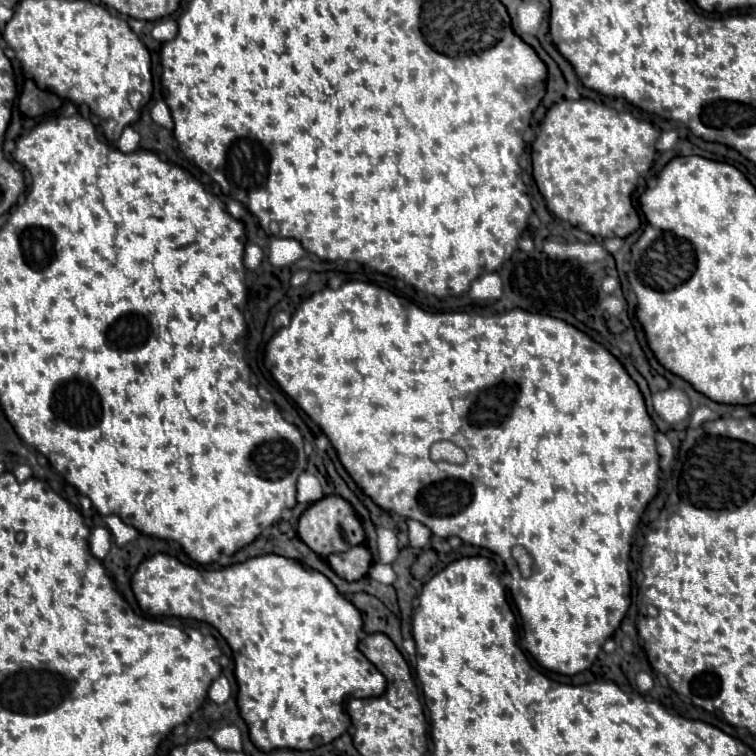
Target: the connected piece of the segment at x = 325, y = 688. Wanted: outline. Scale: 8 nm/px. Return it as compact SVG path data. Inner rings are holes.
M156 553L140 563L132 577L132 591L144 615L198 619L220 631L234 651L240 715L250 729L250 739L262 751L306 751L326 745L350 727L350 715L346 713L350 699L380 697L386 691L384 675L358 649L358 633L364 625L360 611L338 593L336 585L326 575L296 559L270 553L224 569L206 571L184 565L166 553Z

